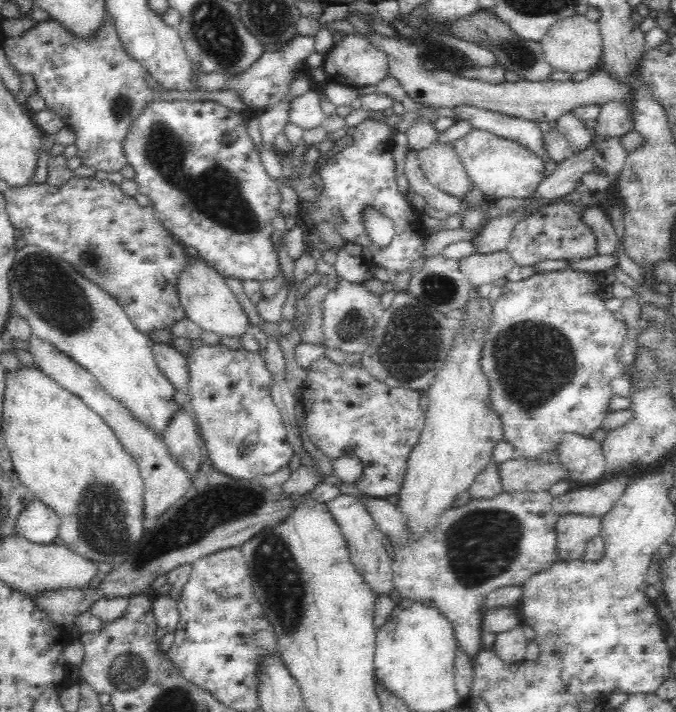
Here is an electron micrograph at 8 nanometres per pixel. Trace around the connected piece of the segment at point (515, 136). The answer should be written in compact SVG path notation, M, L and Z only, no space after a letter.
M461 104L452 109L457 116L455 120L466 120L470 122L471 128L486 130L496 136L513 140L548 161L549 155L543 145L543 132L536 121L511 117L474 105Z

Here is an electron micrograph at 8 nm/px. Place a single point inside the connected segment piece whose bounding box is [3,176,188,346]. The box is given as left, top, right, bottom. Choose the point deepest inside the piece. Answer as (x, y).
(108, 238)

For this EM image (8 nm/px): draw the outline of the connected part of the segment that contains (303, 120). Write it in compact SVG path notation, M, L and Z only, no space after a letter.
M310 89L291 100L288 122L300 126L303 130L320 125L324 117L326 117L322 113L320 102L327 95L320 95L320 92Z

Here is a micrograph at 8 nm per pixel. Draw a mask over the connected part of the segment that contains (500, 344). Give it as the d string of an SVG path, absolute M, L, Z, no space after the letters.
M556 270L545 274L534 274L520 282L507 282L503 287L501 296L493 302L493 325L490 326L484 338L482 346L481 367L489 379L490 406L501 418L504 426L505 440L515 448L516 456L528 457L529 459L548 458L548 450L557 450L564 433L572 432L578 435L591 437L592 433L601 428L602 419L611 410L609 407L612 392L610 383L620 374L625 374L621 363L616 359L616 353L626 340L626 324L618 320L605 306L605 301L600 297L599 289L603 287L592 277L592 273L579 272L576 270Z

